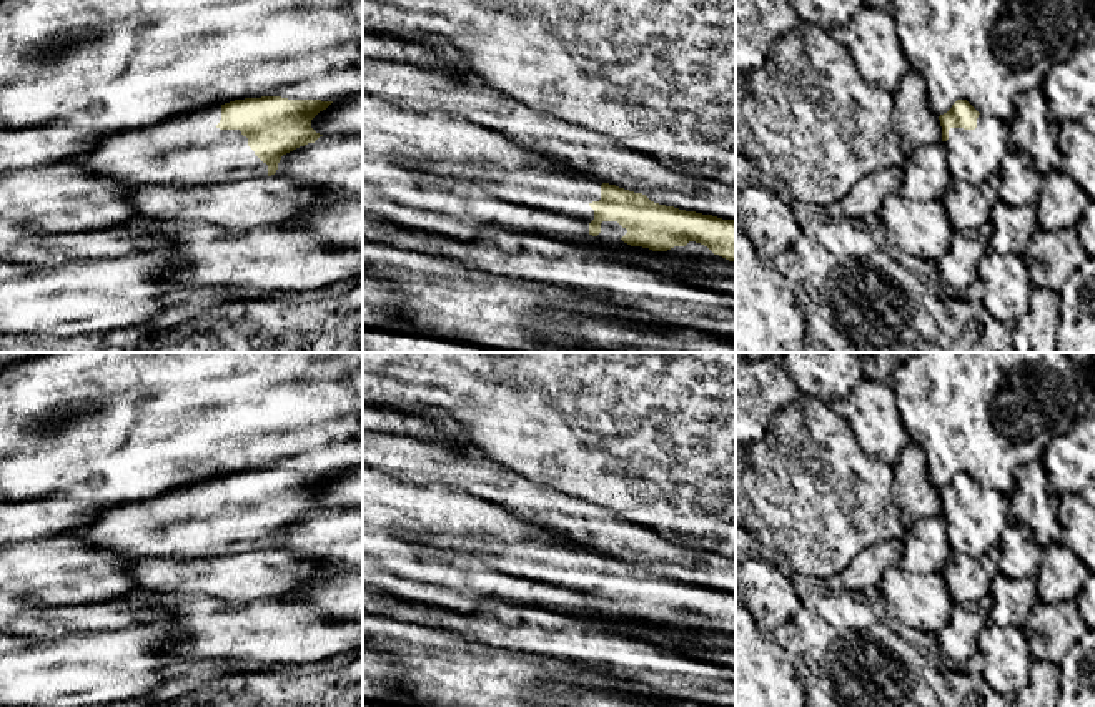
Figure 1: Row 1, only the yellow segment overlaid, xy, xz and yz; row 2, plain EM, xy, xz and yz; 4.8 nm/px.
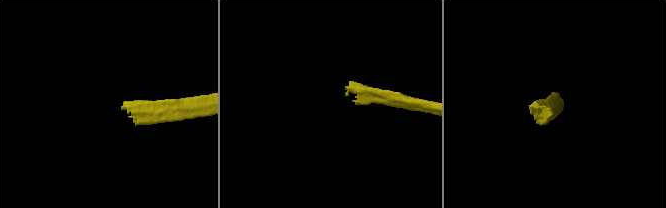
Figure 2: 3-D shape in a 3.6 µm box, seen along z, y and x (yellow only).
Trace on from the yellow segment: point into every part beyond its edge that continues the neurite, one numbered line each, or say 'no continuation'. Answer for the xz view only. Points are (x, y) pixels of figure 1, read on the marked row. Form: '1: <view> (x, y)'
1: xz (611, 232)

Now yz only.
1: yz (972, 155)

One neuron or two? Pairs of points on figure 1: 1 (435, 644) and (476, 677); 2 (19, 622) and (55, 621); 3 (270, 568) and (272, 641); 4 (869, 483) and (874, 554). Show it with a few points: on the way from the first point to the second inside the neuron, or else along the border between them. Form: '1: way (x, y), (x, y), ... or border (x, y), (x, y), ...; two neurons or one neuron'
1: way (445, 654), (466, 676); one neuron
2: way (27, 621), (47, 621); one neuron
3: border (290, 596), (255, 598), (232, 604); two neurons
4: border (887, 541), (877, 541), (864, 548), (844, 569); two neurons

